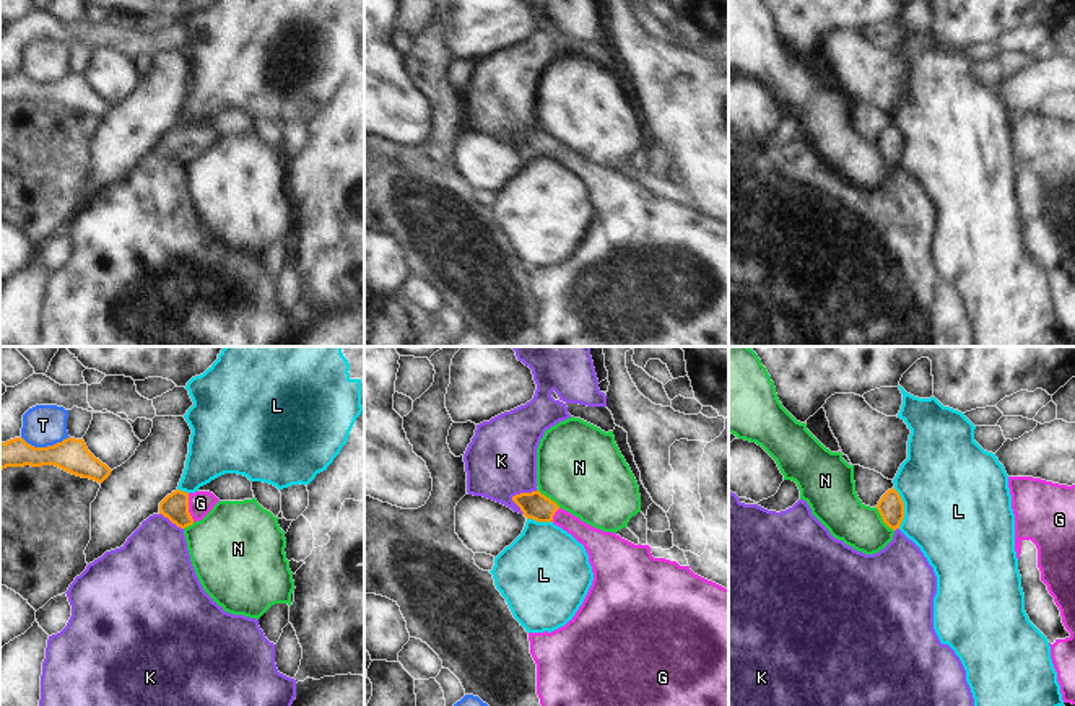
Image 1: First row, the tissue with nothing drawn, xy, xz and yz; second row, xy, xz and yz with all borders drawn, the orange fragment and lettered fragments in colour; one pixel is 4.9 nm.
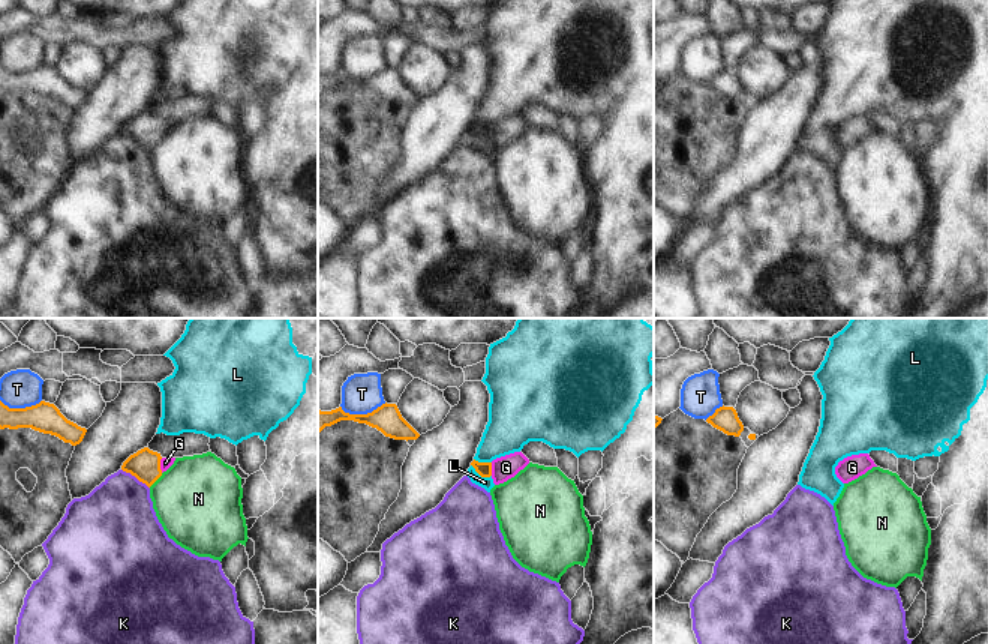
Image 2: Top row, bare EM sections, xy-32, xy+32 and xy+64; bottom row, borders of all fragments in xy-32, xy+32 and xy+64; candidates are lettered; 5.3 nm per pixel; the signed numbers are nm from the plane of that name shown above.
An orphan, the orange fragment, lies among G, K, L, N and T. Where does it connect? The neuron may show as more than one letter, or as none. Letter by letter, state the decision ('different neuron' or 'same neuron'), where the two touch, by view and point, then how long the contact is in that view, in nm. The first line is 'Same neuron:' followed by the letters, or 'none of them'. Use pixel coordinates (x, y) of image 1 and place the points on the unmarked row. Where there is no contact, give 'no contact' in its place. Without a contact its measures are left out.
Same neuron: G
G: same neuron; meets orange in xy at (187, 143); contact 150 nm long
K: different neuron; meets orange in xz at (524, 129); contact 140 nm long
L: different neuron; meets orange in yz at (903, 143); contact 200 nm long
N: different neuron; meets orange in yz at (882, 153); contact 150 nm long
T: different neuron; meets orange in xy at (47, 82); contact 240 nm long

